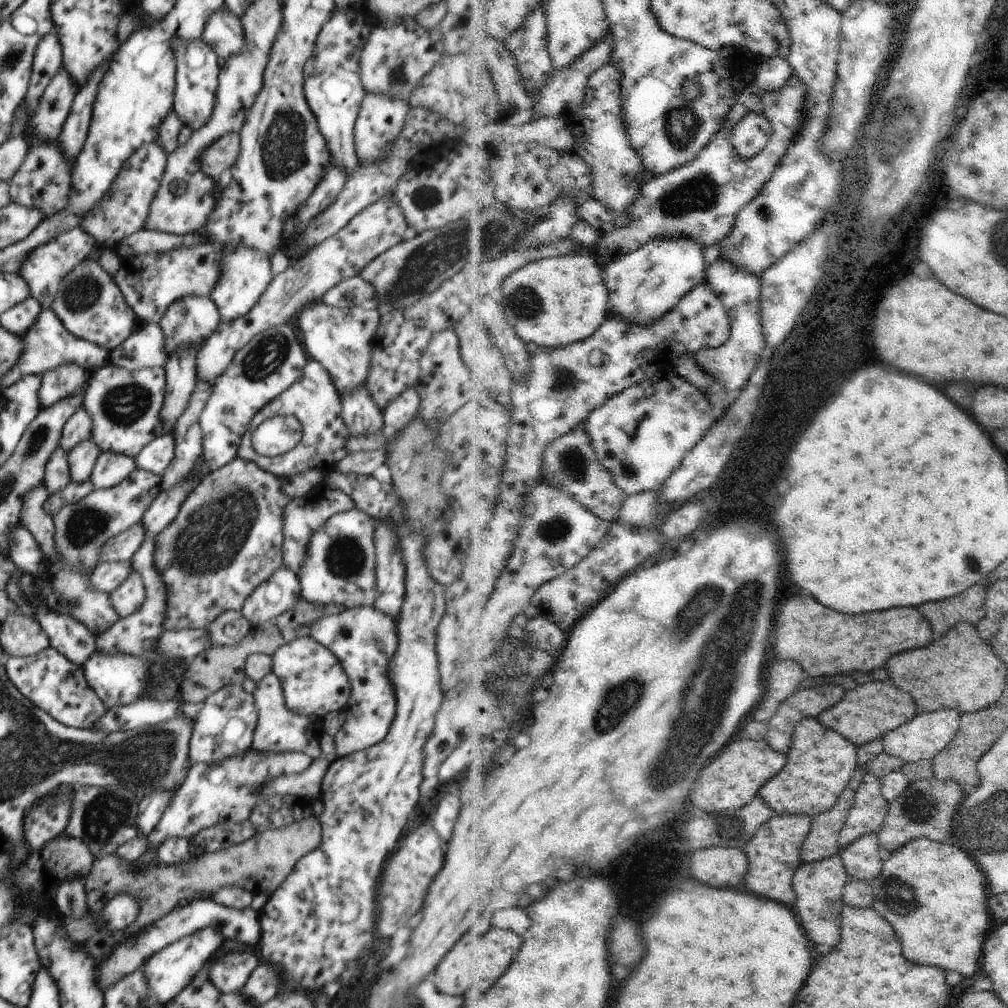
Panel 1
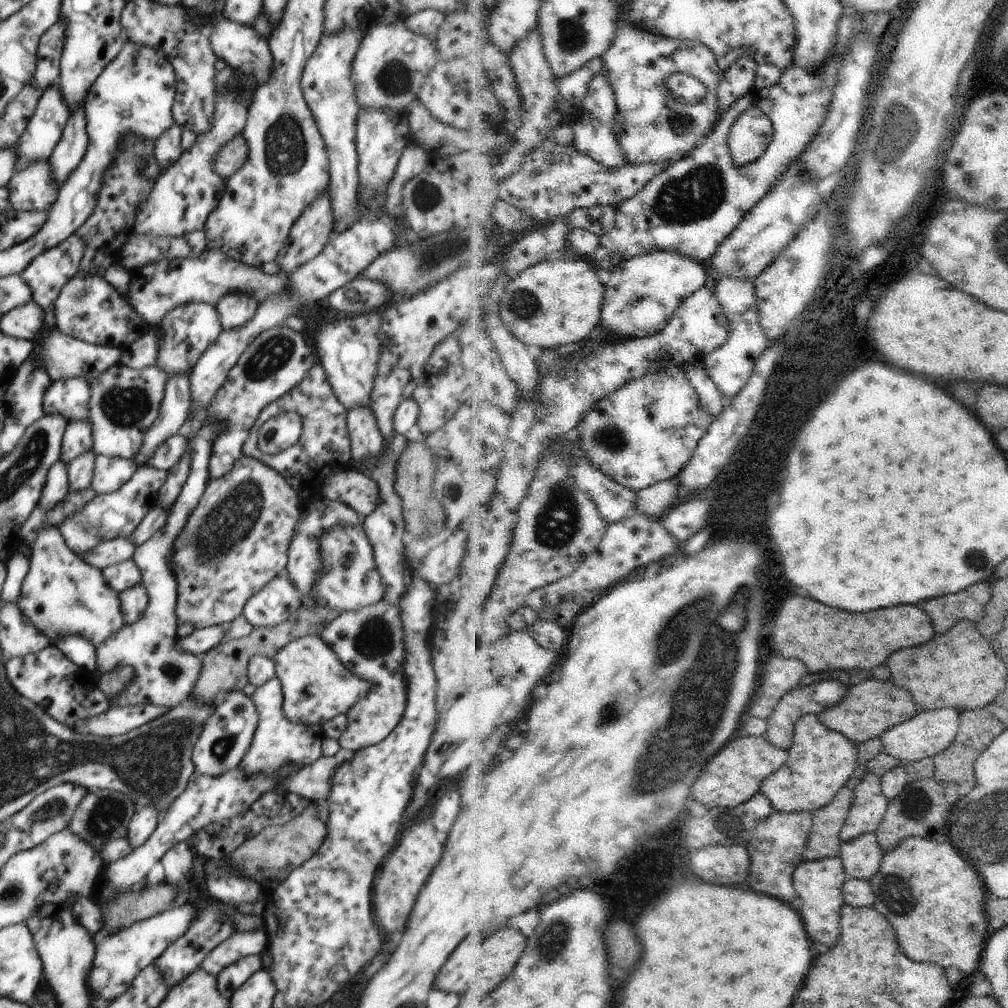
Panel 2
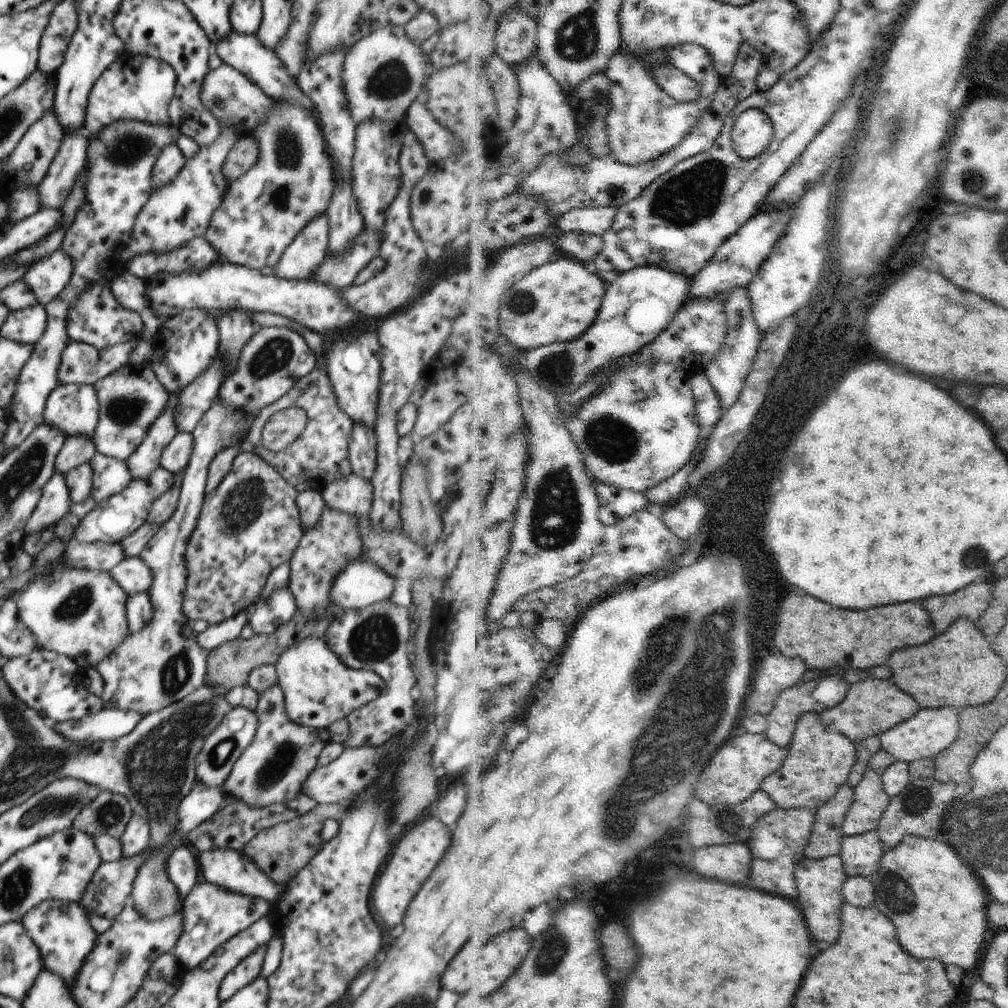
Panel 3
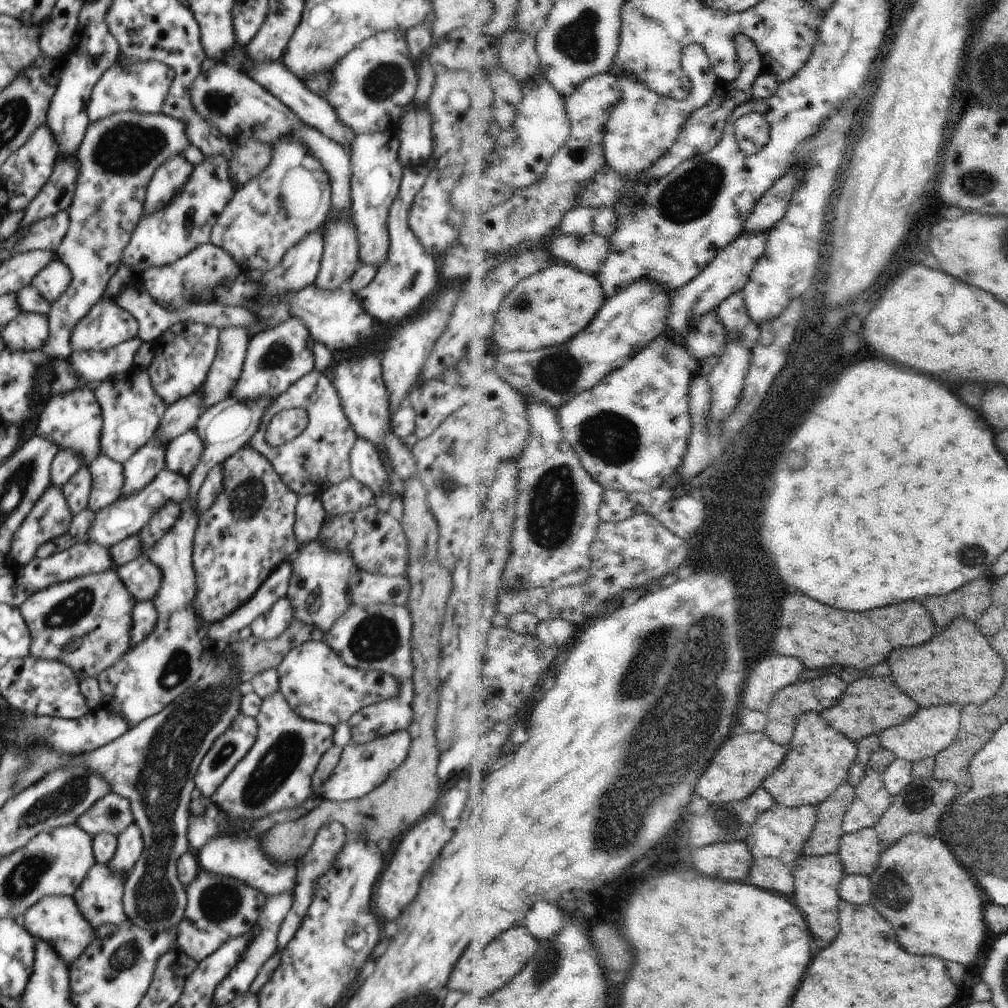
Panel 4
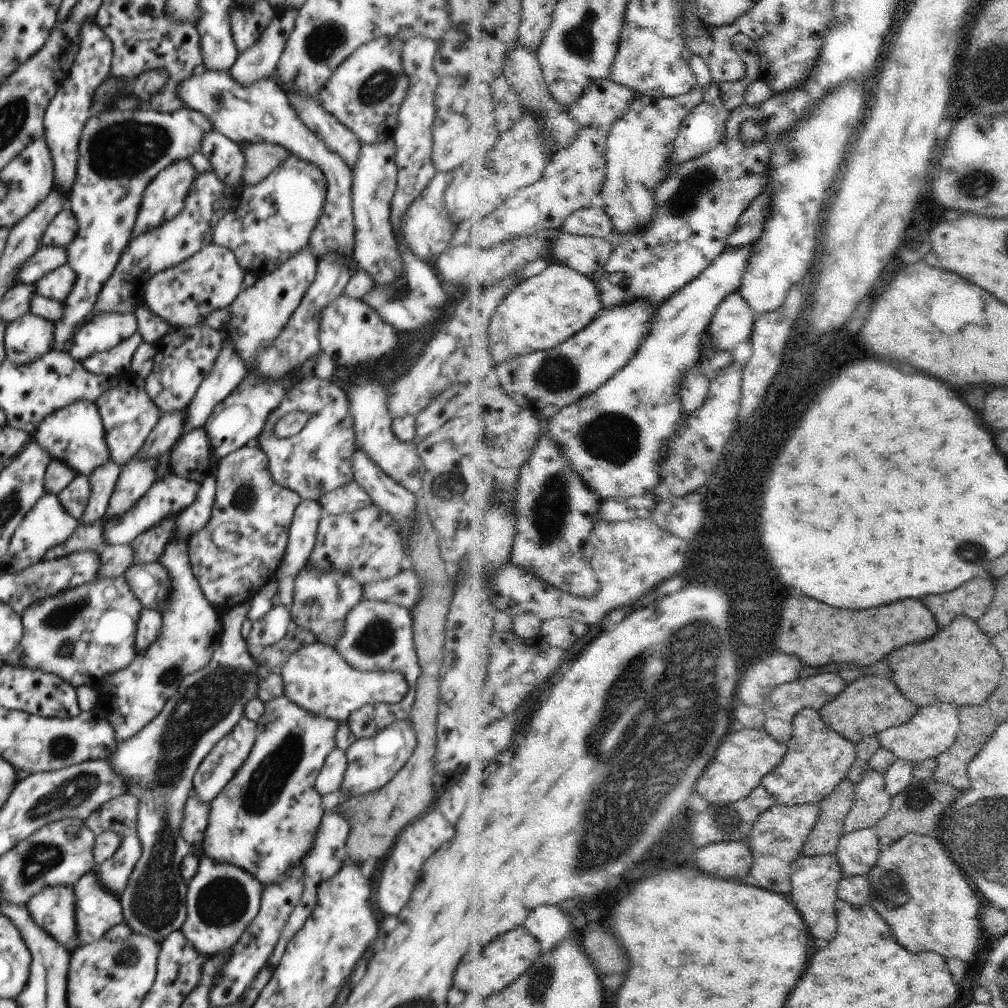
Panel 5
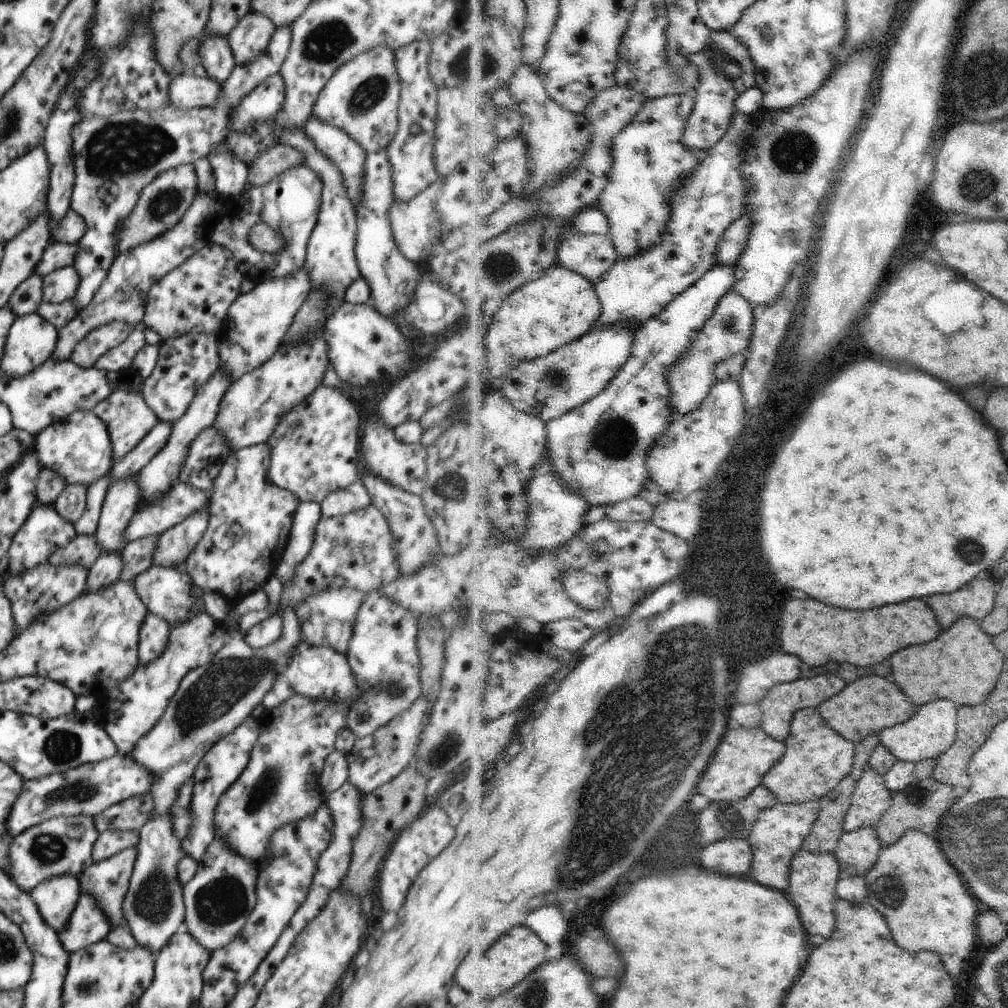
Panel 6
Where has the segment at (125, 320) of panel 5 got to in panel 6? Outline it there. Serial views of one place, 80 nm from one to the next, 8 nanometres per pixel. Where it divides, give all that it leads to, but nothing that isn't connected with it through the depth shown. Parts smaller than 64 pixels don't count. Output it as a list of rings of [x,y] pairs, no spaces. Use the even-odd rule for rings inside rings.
[[[114,321],[99,326],[78,341],[69,360],[85,369],[94,367],[95,362],[105,352],[122,344],[135,328],[124,321]]]

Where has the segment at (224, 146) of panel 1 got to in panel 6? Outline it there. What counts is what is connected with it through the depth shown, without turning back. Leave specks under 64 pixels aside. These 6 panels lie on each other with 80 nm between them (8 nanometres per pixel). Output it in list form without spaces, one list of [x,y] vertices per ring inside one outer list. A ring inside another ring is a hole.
[[[276,144],[258,155],[258,158],[248,165],[248,186],[251,188],[264,186],[296,165],[306,165],[305,158],[293,146]]]

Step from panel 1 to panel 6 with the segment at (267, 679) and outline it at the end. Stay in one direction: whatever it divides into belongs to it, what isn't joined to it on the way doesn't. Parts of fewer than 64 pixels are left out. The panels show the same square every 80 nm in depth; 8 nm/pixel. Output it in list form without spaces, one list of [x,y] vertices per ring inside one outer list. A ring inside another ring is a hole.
[[[296,694],[293,697],[290,697],[286,702],[278,705],[275,709],[264,711],[258,718],[256,718],[254,721],[257,725],[259,735],[256,744],[254,744],[254,748],[251,750],[251,759],[248,761],[246,768],[242,771],[242,774],[240,774],[240,776],[234,781],[234,784],[231,784],[230,788],[220,797],[218,806],[216,807],[214,815],[215,837],[226,840],[228,846],[230,846],[234,852],[238,852],[238,854],[244,856],[246,860],[250,860],[256,868],[261,868],[260,862],[266,863],[266,858],[264,858],[266,852],[272,850],[268,846],[268,844],[270,844],[269,840],[271,839],[270,834],[272,834],[278,826],[285,827],[285,824],[300,823],[302,819],[306,818],[306,816],[313,815],[322,804],[322,797],[325,794],[321,790],[318,778],[322,772],[327,756],[335,751],[336,737],[339,735],[339,732],[347,726],[347,718],[349,717],[348,713],[350,709],[351,706],[348,703],[331,703],[326,699],[308,699],[304,695]]]

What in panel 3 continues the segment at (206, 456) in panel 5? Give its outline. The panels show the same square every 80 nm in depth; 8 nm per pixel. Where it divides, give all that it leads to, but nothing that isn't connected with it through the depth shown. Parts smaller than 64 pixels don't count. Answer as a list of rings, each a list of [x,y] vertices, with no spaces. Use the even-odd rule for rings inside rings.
[[[178,431],[162,451],[161,466],[175,475],[182,475],[193,453],[193,442],[192,433]]]

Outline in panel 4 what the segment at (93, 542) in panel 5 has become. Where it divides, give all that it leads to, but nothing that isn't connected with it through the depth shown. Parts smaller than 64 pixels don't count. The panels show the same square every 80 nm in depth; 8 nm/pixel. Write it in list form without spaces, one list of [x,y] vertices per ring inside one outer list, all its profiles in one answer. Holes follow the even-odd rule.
[[[88,508],[73,515],[68,532],[49,543],[41,545],[37,550],[37,556],[45,559],[50,555],[68,550],[74,545],[87,543],[90,541],[89,528],[91,527],[91,523],[94,522],[94,519],[94,512]]]

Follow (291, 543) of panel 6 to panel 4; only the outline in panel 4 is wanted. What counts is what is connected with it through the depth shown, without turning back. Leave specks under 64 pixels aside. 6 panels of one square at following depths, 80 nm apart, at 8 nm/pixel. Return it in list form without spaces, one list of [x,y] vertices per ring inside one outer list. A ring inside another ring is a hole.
[[[312,494],[299,497],[295,506],[295,521],[293,531],[297,548],[310,544],[319,538],[324,519],[328,516],[319,497]]]

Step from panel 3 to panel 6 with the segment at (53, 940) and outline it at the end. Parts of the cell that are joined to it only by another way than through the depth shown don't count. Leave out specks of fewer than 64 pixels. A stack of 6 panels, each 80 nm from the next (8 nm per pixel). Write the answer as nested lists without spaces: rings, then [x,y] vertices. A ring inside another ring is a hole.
[[[74,875],[50,877],[37,884],[31,895],[42,918],[59,933],[68,922],[82,893]]]

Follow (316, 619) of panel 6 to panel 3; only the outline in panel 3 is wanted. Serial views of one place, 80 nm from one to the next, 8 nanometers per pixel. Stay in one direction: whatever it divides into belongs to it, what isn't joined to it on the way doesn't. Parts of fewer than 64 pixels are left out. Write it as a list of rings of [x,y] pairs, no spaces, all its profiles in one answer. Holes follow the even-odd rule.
[[[325,506],[318,524],[303,532],[289,560],[291,573],[287,584],[288,590],[294,595],[300,616],[307,619],[320,619],[334,614],[335,604],[331,599],[334,581],[350,561],[361,556],[361,538],[357,528],[357,516],[341,513]]]

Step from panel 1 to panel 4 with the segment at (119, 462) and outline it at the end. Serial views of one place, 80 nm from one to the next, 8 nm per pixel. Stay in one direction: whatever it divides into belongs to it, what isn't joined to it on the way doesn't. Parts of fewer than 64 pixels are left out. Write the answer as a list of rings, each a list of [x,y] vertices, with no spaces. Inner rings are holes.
[[[102,453],[88,469],[92,482],[87,508],[96,514],[121,496],[125,481],[124,465]]]

